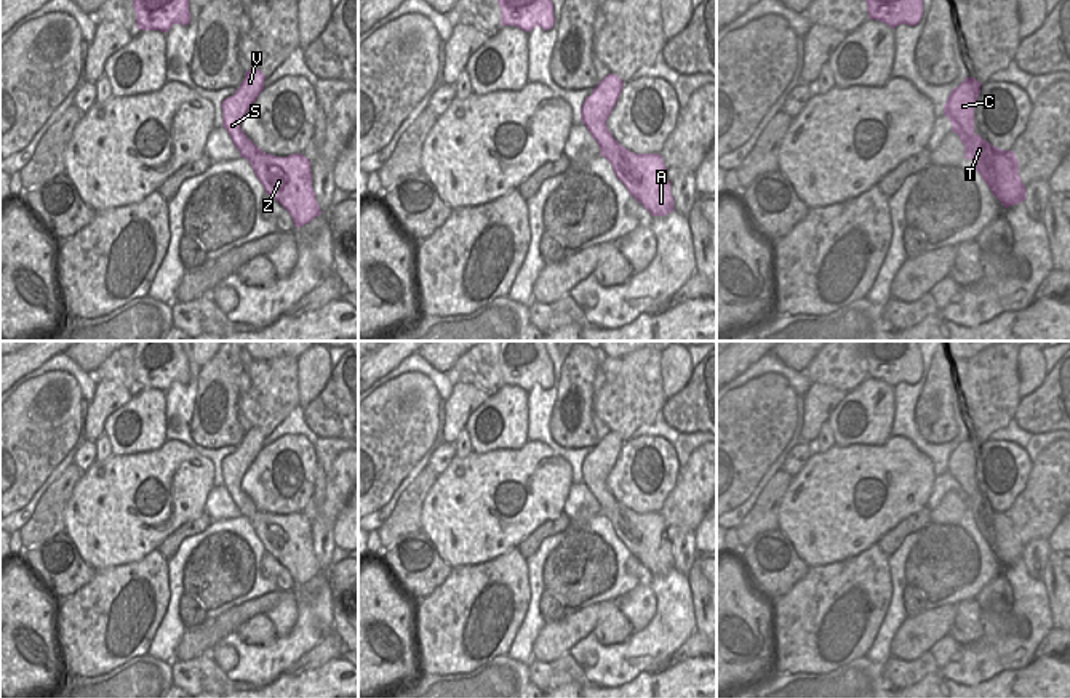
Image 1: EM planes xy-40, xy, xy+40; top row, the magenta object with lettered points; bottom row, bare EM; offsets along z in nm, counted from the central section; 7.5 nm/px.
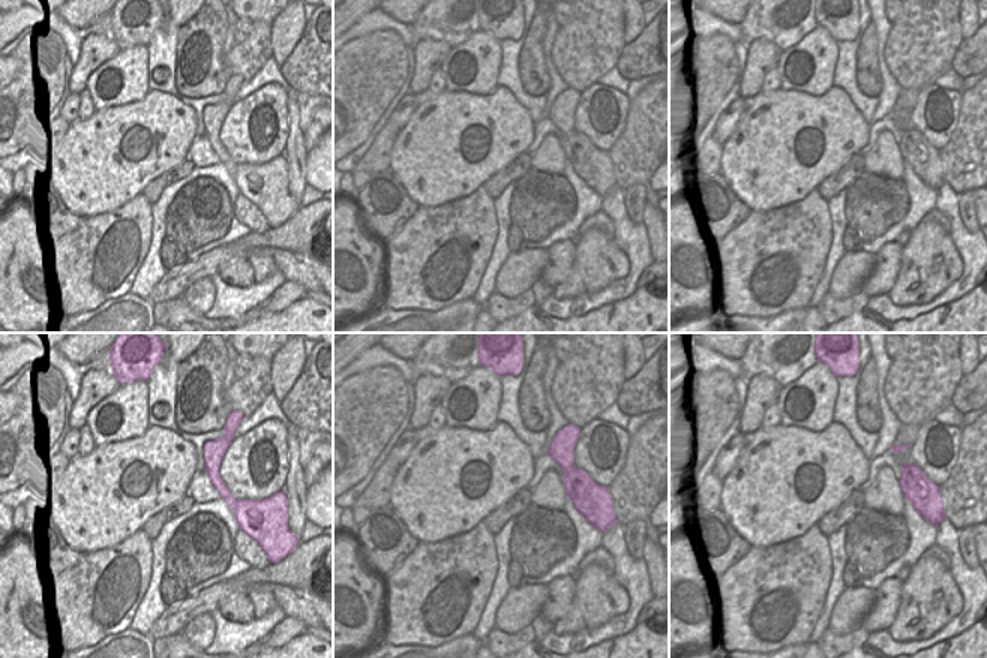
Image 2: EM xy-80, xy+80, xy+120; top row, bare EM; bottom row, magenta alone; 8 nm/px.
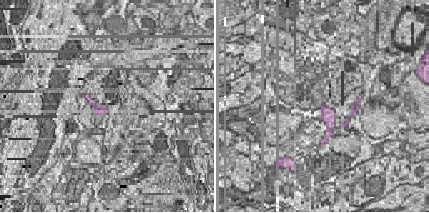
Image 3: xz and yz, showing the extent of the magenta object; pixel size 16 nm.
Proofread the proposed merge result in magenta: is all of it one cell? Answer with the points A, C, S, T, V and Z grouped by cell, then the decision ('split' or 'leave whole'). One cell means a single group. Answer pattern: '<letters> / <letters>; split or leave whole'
A C S T V Z; leave whole

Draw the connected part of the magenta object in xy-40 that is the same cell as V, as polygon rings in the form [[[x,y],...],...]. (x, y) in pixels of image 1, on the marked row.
[[[259,69],[245,72],[237,91],[221,104],[222,126],[238,149],[240,157],[250,162],[266,194],[289,213],[296,227],[301,227],[321,213],[312,189],[309,158],[302,154],[288,157],[266,154],[240,128],[245,114],[264,90],[264,78],[266,75]]]

